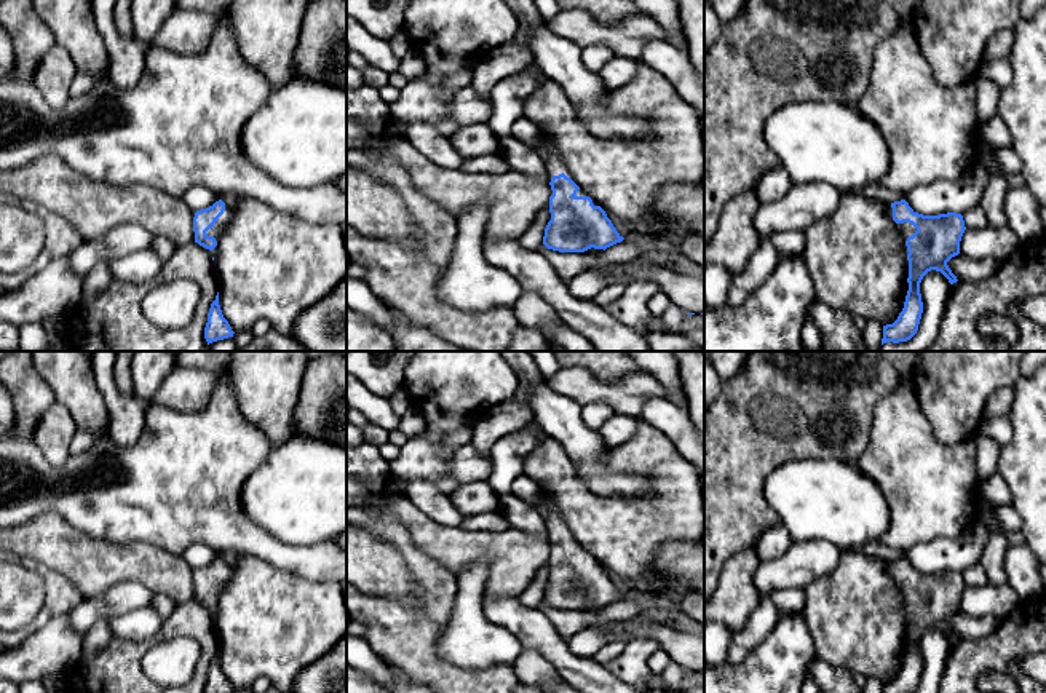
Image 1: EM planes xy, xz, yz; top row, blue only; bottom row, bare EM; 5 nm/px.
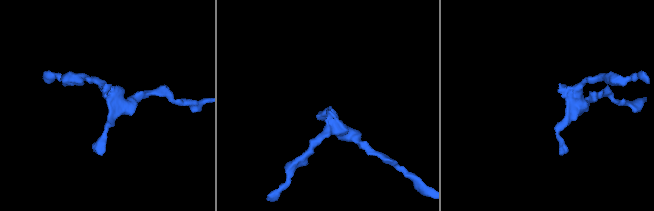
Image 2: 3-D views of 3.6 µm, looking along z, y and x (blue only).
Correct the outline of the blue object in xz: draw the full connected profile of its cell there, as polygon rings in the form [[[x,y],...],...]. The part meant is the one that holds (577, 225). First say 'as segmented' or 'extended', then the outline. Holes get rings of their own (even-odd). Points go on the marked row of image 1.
extended; [[[541,134],[535,152],[545,163],[551,185],[543,244],[559,252],[584,252],[591,248],[605,251],[621,243],[624,238],[605,211],[572,180],[553,139]]]

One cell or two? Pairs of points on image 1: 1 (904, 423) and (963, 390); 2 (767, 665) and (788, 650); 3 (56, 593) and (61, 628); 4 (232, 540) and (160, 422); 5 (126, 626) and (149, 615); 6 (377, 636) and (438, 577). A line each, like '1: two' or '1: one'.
1: two
2: one
3: two
4: one
5: one
6: one

